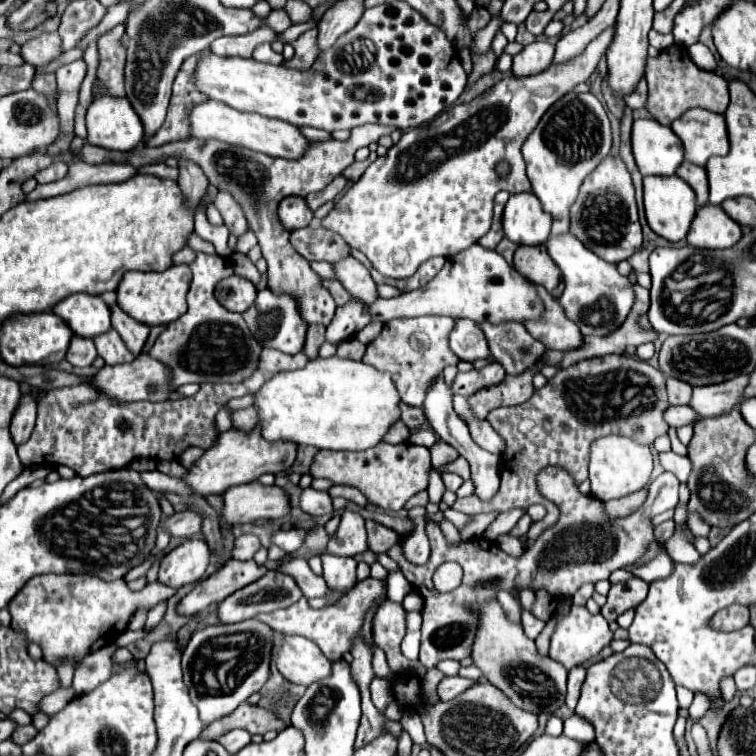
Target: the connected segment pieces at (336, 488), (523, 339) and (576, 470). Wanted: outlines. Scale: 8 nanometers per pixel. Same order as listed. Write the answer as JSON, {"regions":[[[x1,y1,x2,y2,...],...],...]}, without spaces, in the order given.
{"regions":[[[333,485,329,488,329,494,331,494,331,496,343,496,343,498,347,498,347,500,353,500,353,502,359,504,359,506,367,506,367,504,369,504,369,502,365,500,365,496,363,496,357,488,351,488,351,486]],[[481,322,479,328,483,330,491,356,503,364,509,374,521,372,521,344,533,344,531,334,519,322]],[[609,354,599,358,589,358,583,362,577,362,571,368,559,370,555,378,547,382,545,388,535,390,535,394,511,408,495,408,487,414,487,422,505,438,507,450,501,454,501,486,497,494,491,500,479,500,475,494,469,498,457,498,457,502,451,506,453,510,459,510,463,514,481,514,481,512,503,513,512,508,527,510,531,504,543,504,547,508,547,516,541,522,533,522,529,532,521,538,523,548,533,546,533,542,539,538,539,534,559,520,559,508,551,500,547,500,539,488,537,488,537,474,547,466,559,466,565,468,575,484,579,486,587,478,587,462,589,462,589,444,603,436,603,434,623,434,629,438,635,438,643,444,653,444,653,440,669,430,669,426,663,422,663,410,669,406,667,394,665,394,665,376,647,364,645,360,639,360,635,356,627,354]]]}

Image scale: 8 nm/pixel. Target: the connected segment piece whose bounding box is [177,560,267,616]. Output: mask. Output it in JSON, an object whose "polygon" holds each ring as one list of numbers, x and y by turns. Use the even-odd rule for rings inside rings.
{"polygon":[[229,560,225,566,221,566,217,572,213,572,209,578,197,582,197,586,177,604,177,612,191,616,195,612,205,610,213,602,223,602,233,592,241,590,243,586,255,582,255,578,261,578,267,572,265,566,257,566,255,560,239,562]]}

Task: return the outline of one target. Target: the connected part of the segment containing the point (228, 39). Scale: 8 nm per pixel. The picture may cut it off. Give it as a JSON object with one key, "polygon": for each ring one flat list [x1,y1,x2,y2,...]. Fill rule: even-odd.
{"polygon":[[255,30,255,34,245,34,245,36,221,36,211,44,211,52,219,56,251,56,253,50,262,43,272,43,276,41,277,34,273,30]]}

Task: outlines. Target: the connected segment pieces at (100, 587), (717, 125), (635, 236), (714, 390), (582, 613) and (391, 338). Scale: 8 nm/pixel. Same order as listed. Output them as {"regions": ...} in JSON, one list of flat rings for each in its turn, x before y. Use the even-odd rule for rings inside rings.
{"regions":[[[43,574,31,578,9,602,11,628,23,632,29,642,39,644,43,660,57,666,65,660,81,660,113,644,139,610,151,610,173,594,175,590,159,586,159,582,147,584,141,592,133,592,123,578,103,580,93,574]],[[693,108,671,124,685,146,685,160,705,166,711,156,729,154,729,136,723,114]],[[607,156,583,182,579,198,571,208,571,234,605,262,617,264,641,248,641,224,637,218,631,174,621,158]],[[735,376,733,380,709,386,695,386,689,406,701,416,719,416,735,408,739,402,739,394,743,394,743,386,747,386,749,376]],[[573,604,567,614,557,616,557,620,555,620,549,656,553,660,557,660,559,664,563,664,567,670,571,670,575,666,589,662,591,658,595,658,605,646,609,646,611,638,613,638,613,632,609,630,609,624,601,614,591,614,585,606]],[[417,316,417,318,399,318,383,324,381,334,367,344,363,362,391,374,391,380,401,396,401,402,419,408,425,400,429,382,433,382,445,366,457,364,459,358,449,348,449,332,453,320,447,316]]]}

